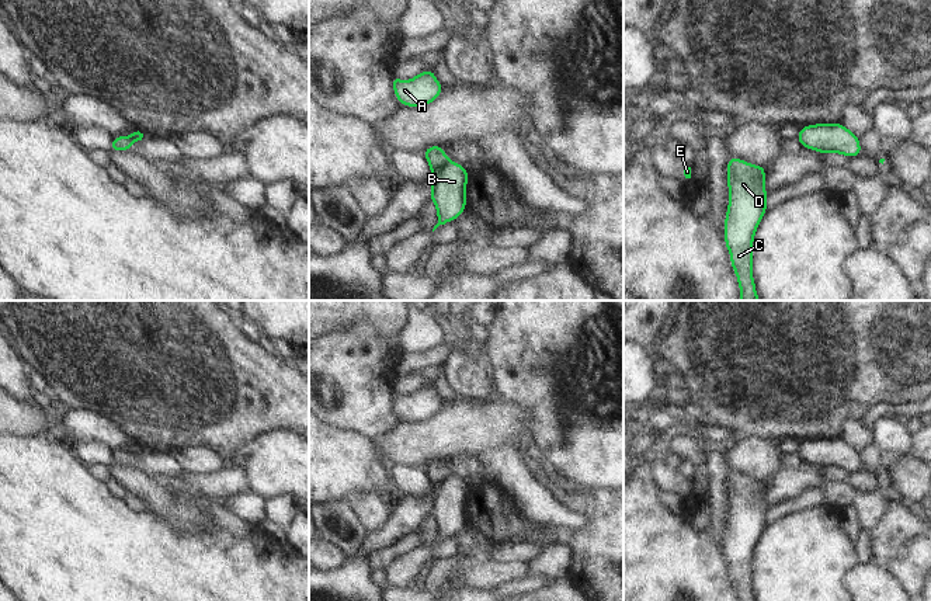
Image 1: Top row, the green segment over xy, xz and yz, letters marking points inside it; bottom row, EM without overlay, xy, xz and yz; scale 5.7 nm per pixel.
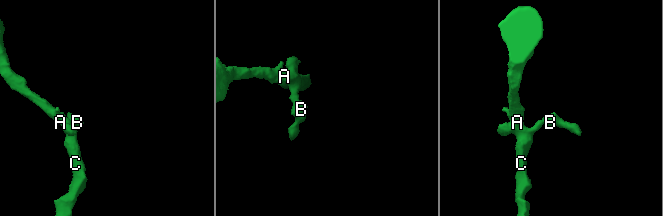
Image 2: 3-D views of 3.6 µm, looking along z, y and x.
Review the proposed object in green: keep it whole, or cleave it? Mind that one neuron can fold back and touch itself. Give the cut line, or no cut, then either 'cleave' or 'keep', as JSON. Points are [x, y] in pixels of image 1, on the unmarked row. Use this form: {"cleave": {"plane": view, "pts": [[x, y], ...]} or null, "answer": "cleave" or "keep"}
{"cleave": {"plane": "xz", "pts": [[448, 475], [431, 485]]}, "answer": "cleave"}

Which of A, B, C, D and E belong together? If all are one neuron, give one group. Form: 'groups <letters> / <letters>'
groups A C D E / B

